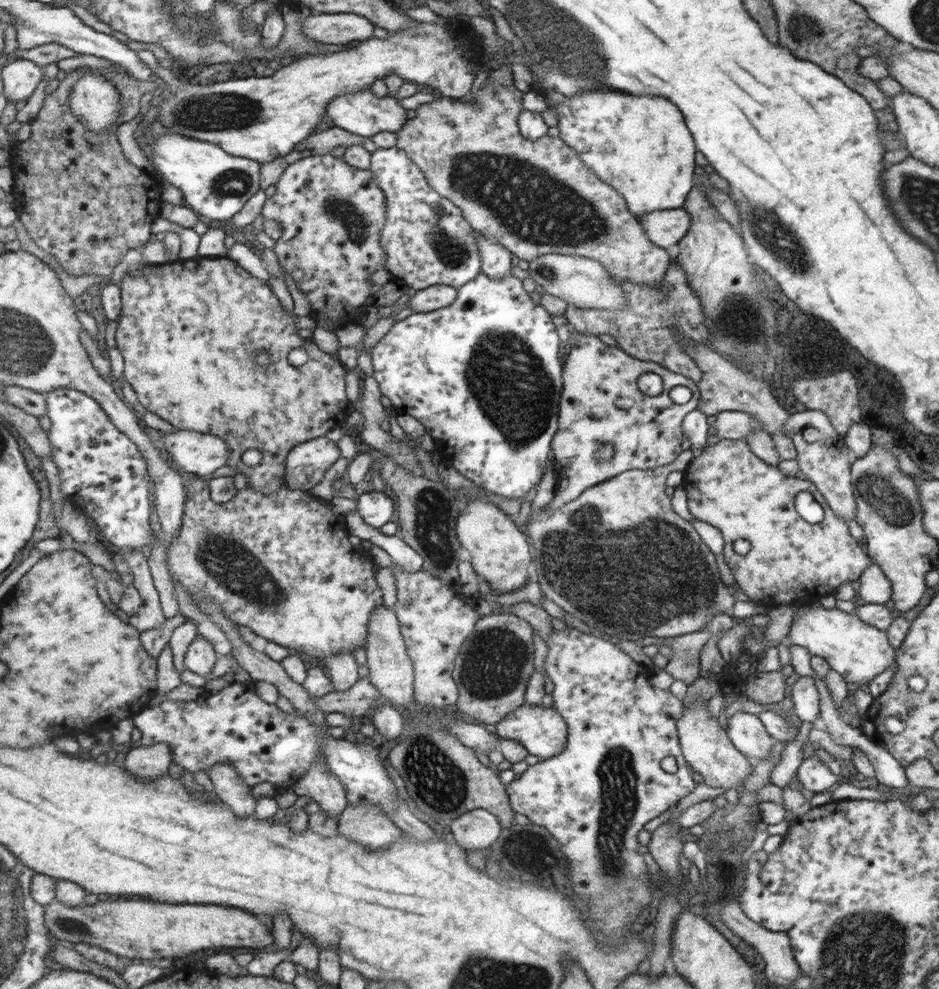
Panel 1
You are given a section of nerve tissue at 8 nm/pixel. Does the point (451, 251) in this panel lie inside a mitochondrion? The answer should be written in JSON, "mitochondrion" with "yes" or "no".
{"mitochondrion":"yes"}

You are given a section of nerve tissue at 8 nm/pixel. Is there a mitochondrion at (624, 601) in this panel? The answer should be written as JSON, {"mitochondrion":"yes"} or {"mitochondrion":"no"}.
{"mitochondrion":"yes"}

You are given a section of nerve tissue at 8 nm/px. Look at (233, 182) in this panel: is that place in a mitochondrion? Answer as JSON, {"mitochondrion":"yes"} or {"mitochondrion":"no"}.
{"mitochondrion":"yes"}

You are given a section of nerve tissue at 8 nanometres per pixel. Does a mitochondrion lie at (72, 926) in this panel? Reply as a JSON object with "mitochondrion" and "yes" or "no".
{"mitochondrion":"yes"}

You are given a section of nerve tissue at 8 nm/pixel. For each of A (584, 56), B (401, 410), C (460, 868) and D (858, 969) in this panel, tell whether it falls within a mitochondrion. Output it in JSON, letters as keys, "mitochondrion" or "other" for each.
{"A":"mitochondrion","B":"other","C":"other","D":"mitochondrion"}

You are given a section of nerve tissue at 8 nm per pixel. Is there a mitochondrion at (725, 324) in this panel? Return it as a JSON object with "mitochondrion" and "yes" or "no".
{"mitochondrion":"yes"}

